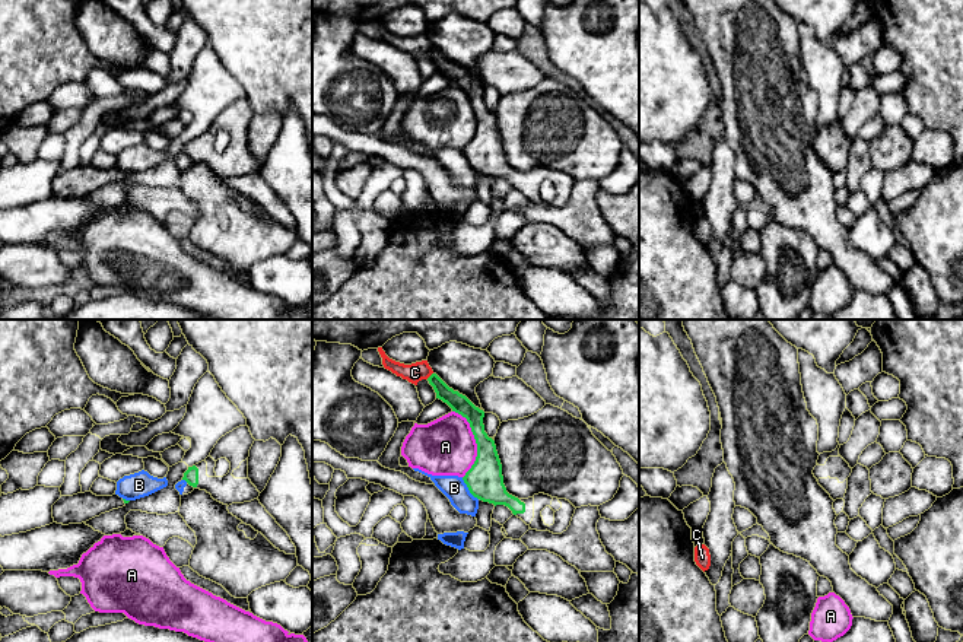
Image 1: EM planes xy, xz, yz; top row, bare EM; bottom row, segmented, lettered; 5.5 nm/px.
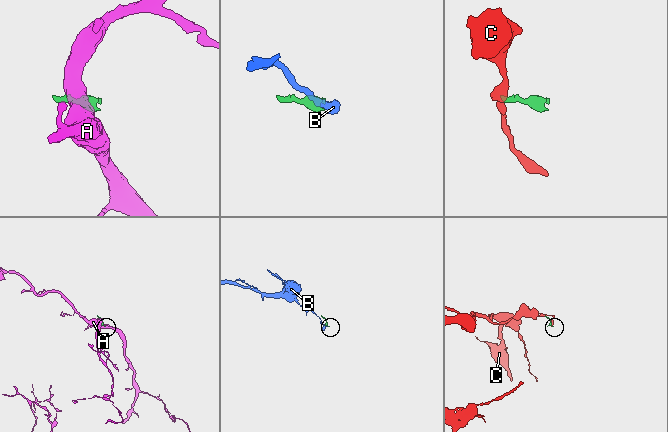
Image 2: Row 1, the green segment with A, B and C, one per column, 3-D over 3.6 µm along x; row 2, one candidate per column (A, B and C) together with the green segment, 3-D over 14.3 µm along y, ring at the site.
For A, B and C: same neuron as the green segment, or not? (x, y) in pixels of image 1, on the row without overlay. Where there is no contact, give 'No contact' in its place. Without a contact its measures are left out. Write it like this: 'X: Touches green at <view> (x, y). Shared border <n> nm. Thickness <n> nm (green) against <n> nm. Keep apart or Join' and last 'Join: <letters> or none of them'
A: Touches green at xz (476, 115). Shared border 380 nm. Thickness 200 nm (green) against 320 nm. Keep apart
B: Touches green at xz (469, 162). Shared border 160 nm. Thickness 200 nm (green) against 130 nm. Keep apart
C: Touches green at xz (431, 48). Shared border 50 nm. Thickness 100 nm (green) against 110 nm. Keep apart
Join: none of them

